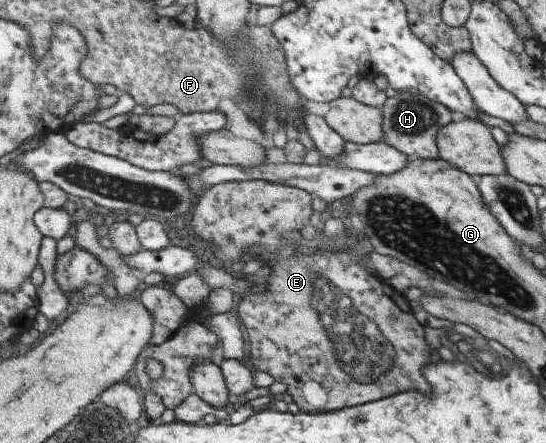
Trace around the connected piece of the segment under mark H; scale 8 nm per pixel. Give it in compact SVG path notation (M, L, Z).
M403 91L389 97L381 108L384 118L382 141L413 158L440 158L437 135L439 129L454 121L454 112L443 103L430 99L418 91Z

